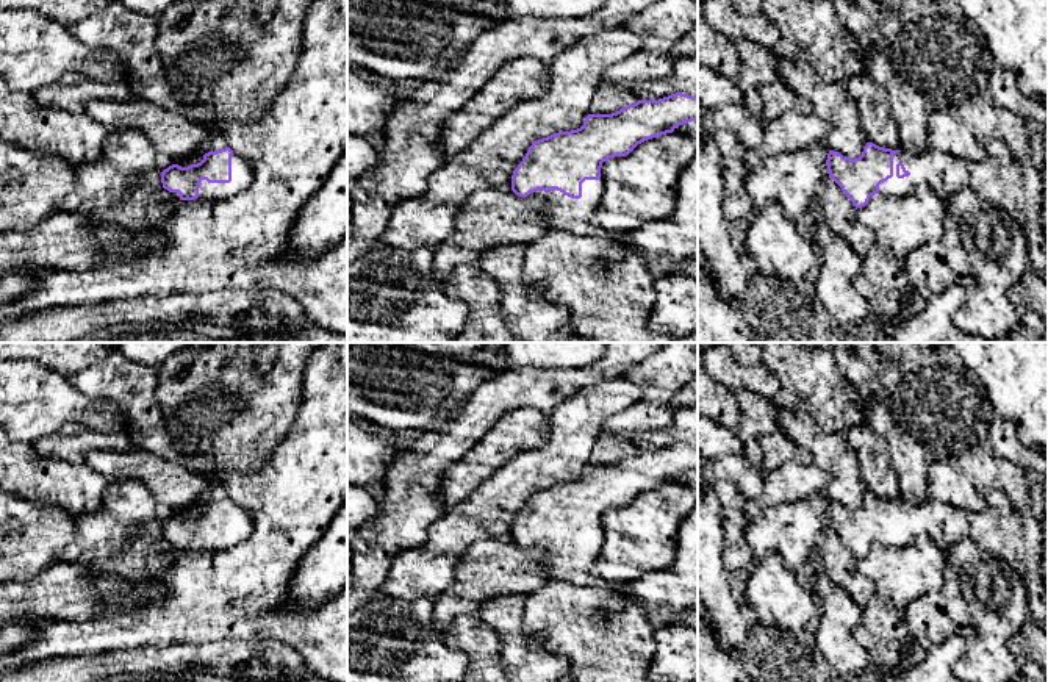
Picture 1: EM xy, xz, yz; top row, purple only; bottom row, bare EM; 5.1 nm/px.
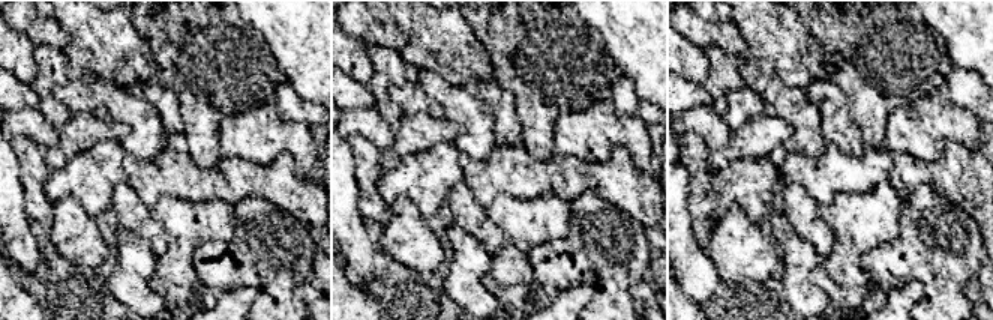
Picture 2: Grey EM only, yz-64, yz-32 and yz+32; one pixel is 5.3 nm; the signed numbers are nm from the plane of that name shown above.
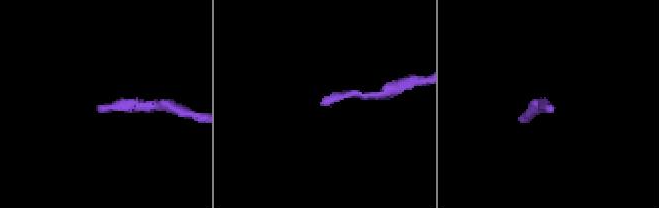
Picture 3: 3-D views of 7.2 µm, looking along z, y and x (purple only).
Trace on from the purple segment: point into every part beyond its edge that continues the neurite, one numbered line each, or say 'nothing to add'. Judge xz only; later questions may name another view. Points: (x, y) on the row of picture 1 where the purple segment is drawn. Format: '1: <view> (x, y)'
1: xz (606, 287)

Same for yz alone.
1: yz (1015, 186)

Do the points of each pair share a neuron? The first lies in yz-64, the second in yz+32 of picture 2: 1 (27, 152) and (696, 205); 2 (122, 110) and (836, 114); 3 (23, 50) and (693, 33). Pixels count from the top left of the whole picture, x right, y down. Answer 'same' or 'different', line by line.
1: same
2: different
3: different

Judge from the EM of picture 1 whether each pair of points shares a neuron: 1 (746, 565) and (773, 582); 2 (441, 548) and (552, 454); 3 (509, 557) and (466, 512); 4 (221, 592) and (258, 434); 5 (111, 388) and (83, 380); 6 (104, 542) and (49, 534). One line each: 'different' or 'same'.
1: different
2: same
3: different
4: different
5: same
6: different

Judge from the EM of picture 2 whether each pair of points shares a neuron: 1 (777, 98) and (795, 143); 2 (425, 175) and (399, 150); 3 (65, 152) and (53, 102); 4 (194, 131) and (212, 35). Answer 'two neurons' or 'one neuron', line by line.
1: one neuron
2: two neurons
3: two neurons
4: one neuron

